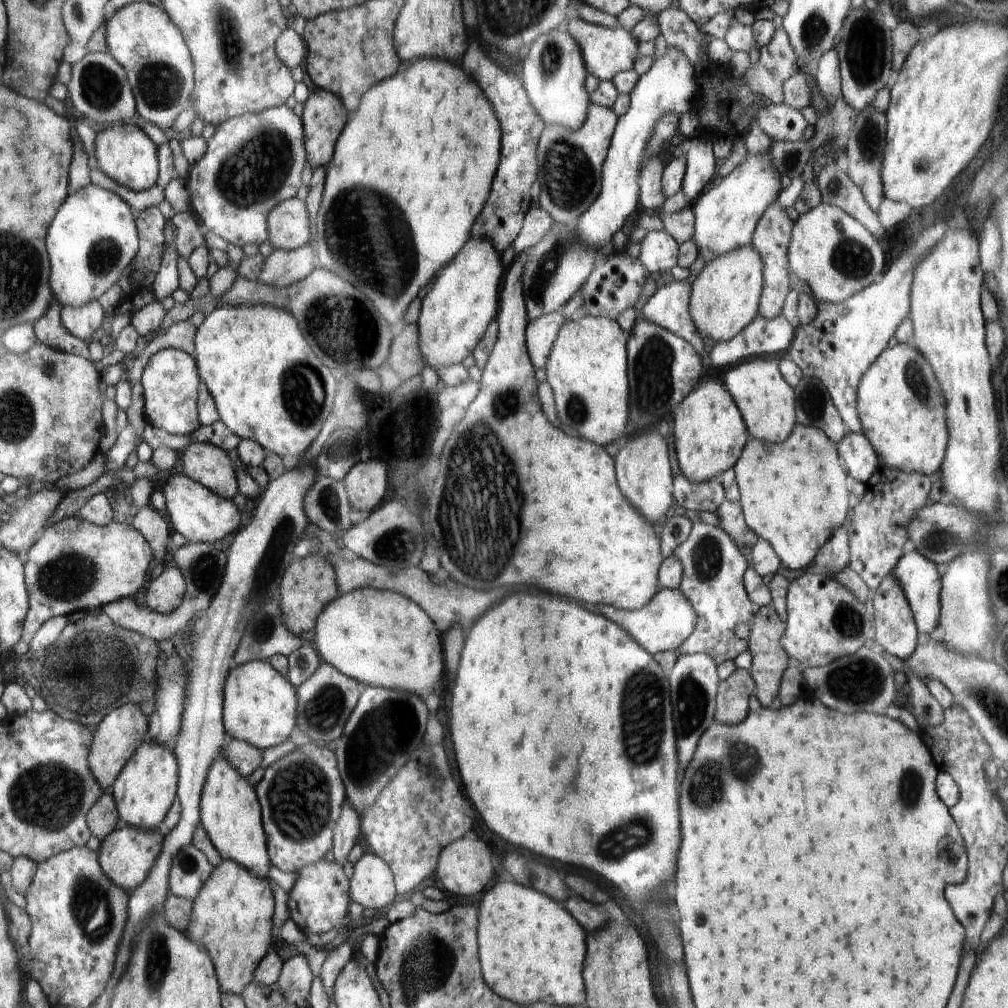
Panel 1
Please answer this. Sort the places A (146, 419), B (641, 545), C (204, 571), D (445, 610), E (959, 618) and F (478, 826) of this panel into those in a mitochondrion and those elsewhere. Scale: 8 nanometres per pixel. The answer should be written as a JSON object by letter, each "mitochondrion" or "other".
{"A":"other","B":"other","C":"mitochondrion","D":"other","E":"mitochondrion","F":"other"}

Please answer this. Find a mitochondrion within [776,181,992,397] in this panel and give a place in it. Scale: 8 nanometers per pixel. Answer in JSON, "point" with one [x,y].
{"point":[853,258]}

